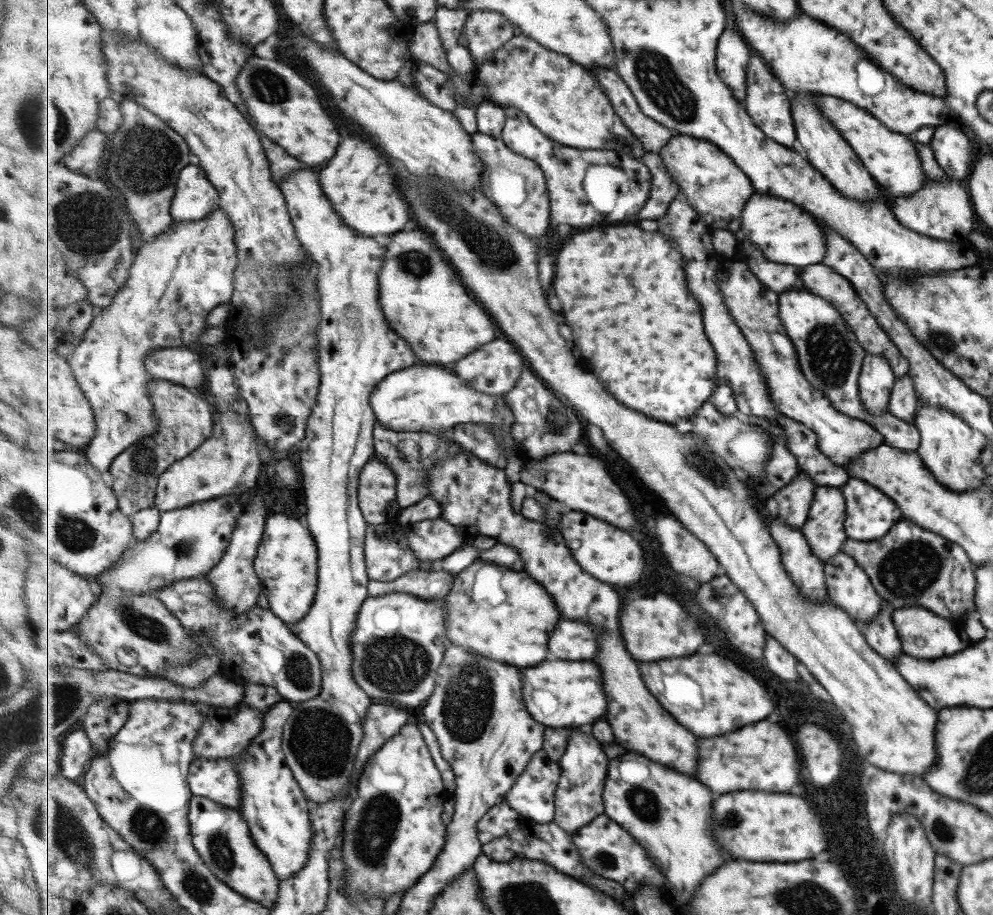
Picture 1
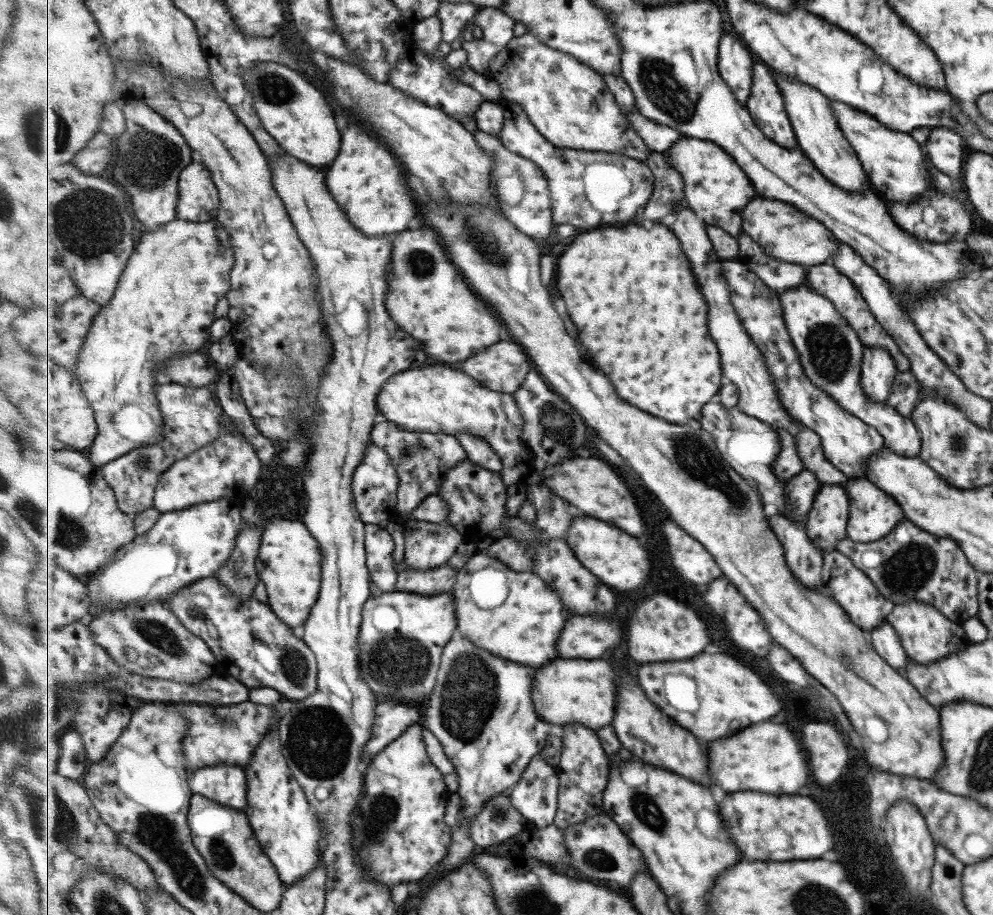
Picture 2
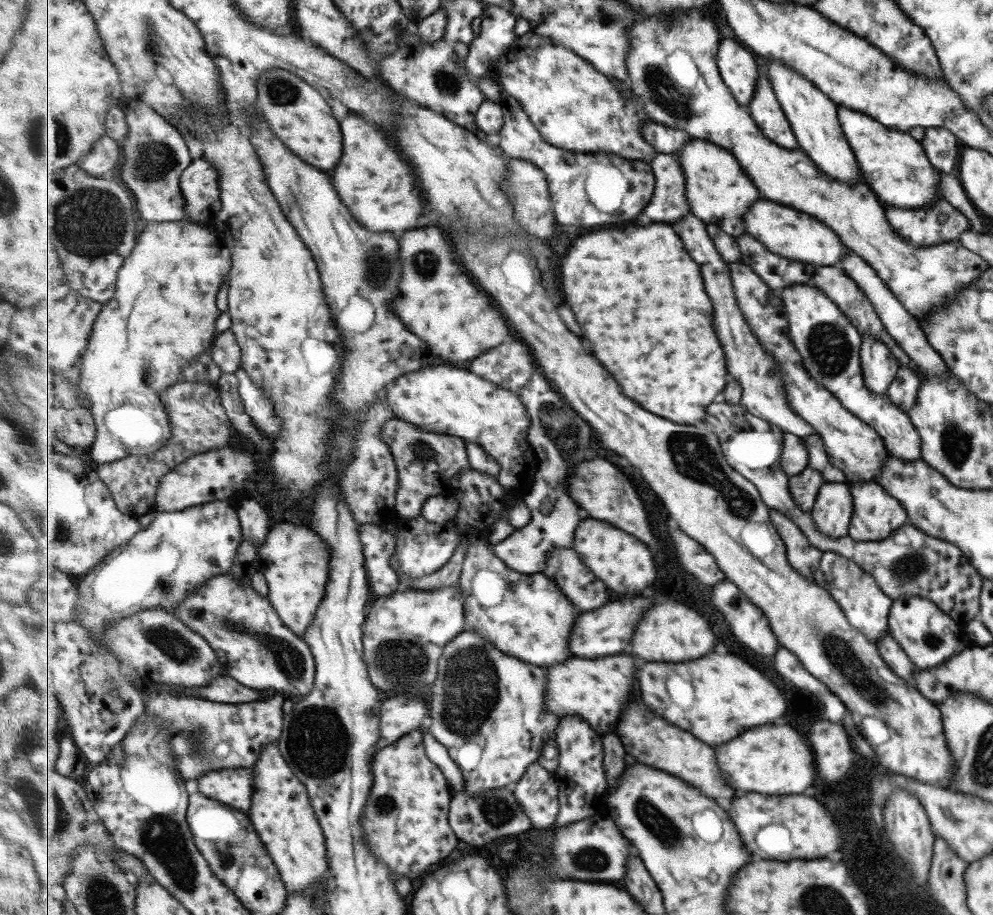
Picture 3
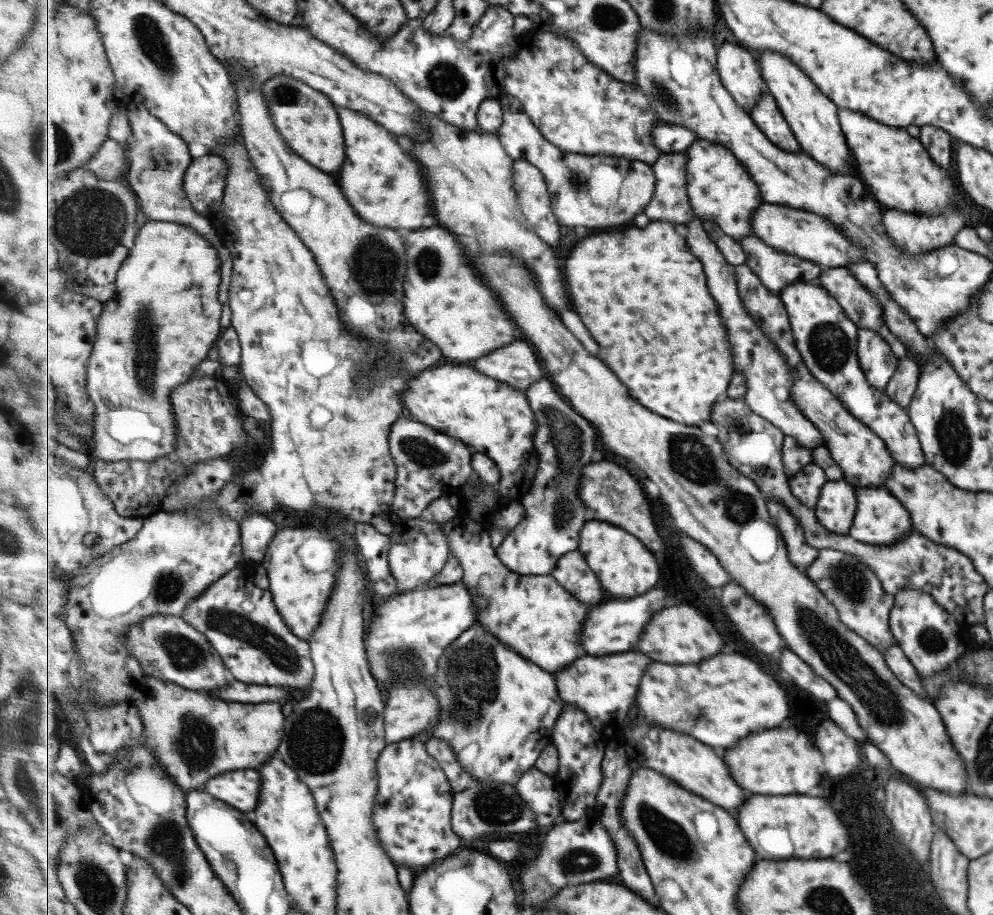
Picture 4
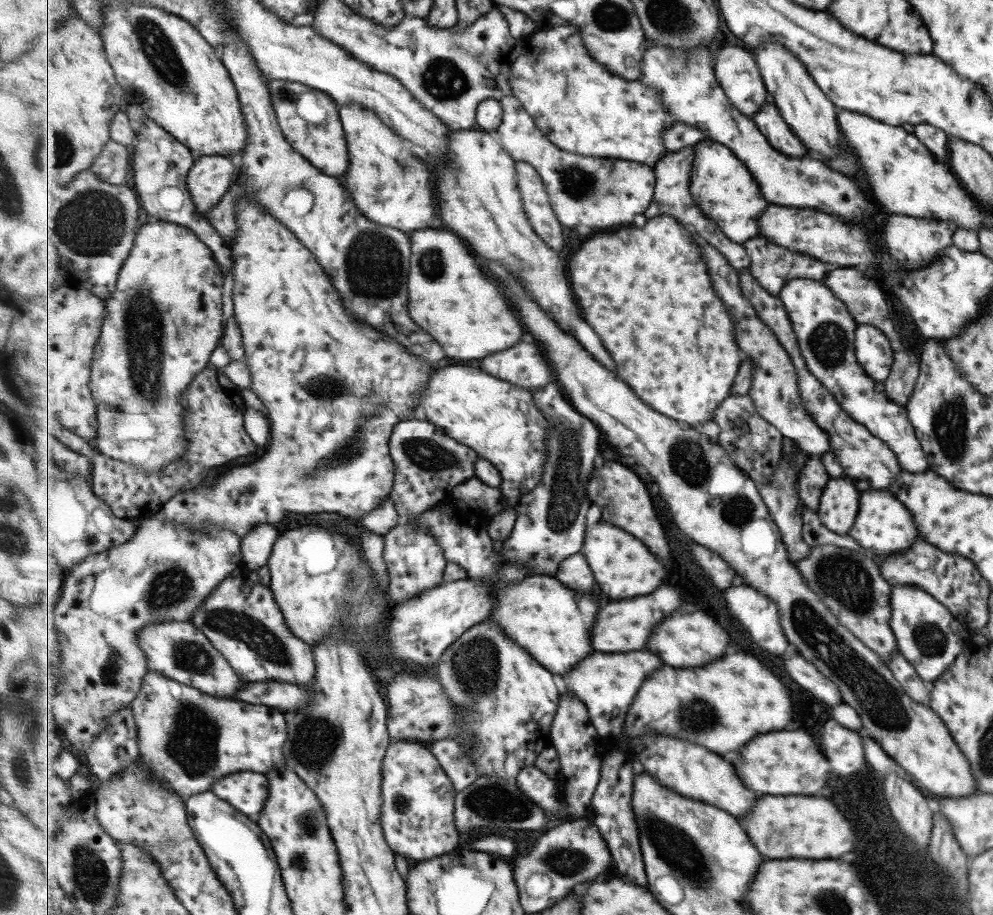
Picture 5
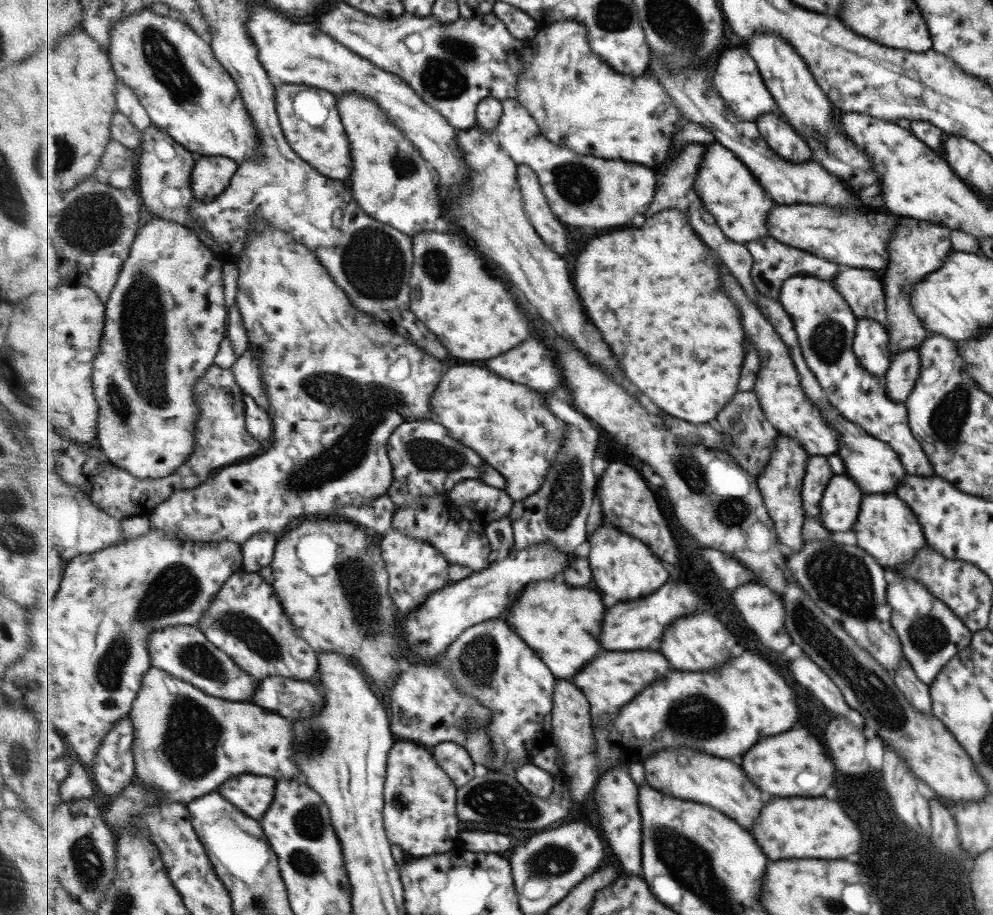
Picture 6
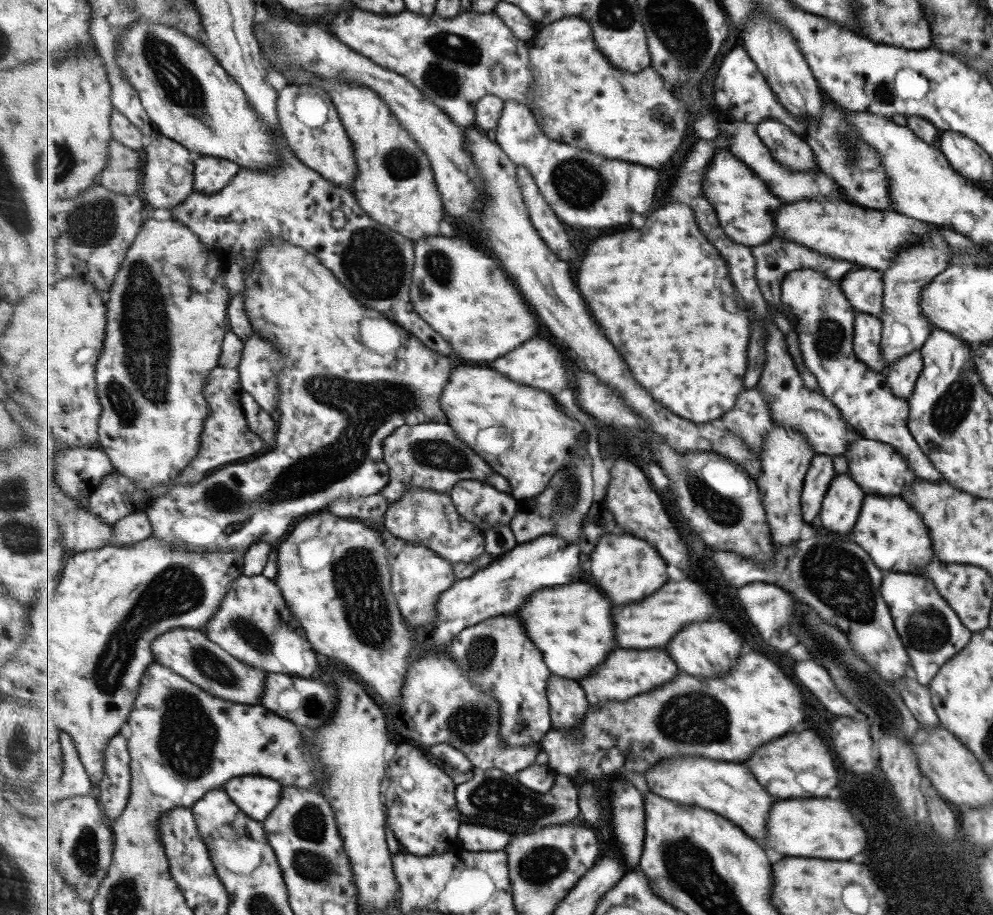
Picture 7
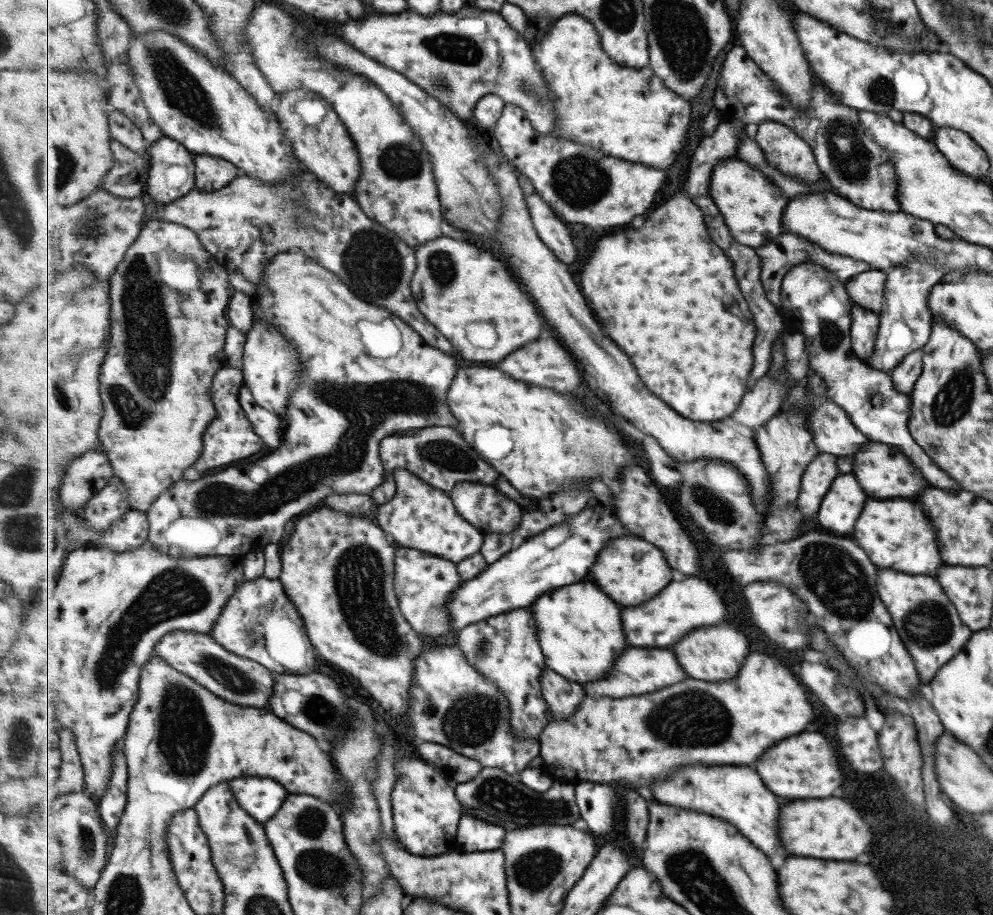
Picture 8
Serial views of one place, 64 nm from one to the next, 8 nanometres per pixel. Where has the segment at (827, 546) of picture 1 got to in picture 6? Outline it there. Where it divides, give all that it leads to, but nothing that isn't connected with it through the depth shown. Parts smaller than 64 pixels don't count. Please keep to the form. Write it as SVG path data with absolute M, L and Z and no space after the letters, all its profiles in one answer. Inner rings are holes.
M833 475L824 490L818 518L831 533L851 530L861 502L861 490L845 476Z

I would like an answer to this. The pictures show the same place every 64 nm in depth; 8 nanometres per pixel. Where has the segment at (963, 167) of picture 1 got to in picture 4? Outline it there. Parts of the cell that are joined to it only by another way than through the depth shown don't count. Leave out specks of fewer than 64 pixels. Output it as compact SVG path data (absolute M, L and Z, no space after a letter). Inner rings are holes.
M923 125L919 127L918 141L925 147L934 164L946 170L950 164L953 139L943 129Z

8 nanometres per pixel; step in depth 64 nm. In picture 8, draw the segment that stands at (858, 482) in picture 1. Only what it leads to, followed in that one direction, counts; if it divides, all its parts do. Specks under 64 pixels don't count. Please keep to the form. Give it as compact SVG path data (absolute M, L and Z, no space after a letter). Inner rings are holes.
M869 500L865 502L865 514L861 514L861 522L857 522L857 530L853 530L853 540L865 546L865 554L879 568L893 568L905 574L925 574L932 576L943 566L937 548L935 528L929 518L925 518L923 510L917 504L903 500Z

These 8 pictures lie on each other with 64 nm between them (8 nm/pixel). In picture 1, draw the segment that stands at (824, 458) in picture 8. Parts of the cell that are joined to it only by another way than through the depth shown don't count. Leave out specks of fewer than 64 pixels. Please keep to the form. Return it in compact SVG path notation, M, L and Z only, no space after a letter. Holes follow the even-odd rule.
M801 472L787 486L775 493L777 512L769 519L779 519L785 525L803 528L816 491L816 483Z

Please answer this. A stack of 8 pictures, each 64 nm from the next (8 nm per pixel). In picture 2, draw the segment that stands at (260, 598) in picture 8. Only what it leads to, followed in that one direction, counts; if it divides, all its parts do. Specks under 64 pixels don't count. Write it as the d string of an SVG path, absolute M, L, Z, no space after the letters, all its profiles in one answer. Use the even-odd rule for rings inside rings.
M217 577L203 578L185 586L167 600L167 606L173 610L189 630L203 638L215 656L218 663L228 668L228 674L239 682L251 688L271 687L277 689L285 699L302 701L317 692L319 687L319 664L316 654L311 650L303 638L297 638L293 630L268 602L259 602L257 598L241 599L233 593L221 579Z

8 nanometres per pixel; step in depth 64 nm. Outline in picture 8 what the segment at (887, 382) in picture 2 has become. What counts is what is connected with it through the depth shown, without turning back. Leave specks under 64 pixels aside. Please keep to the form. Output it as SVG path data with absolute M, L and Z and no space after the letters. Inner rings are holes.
M853 303L851 346L853 354L856 354L861 361L869 353L873 353L878 324L878 315L876 313Z

